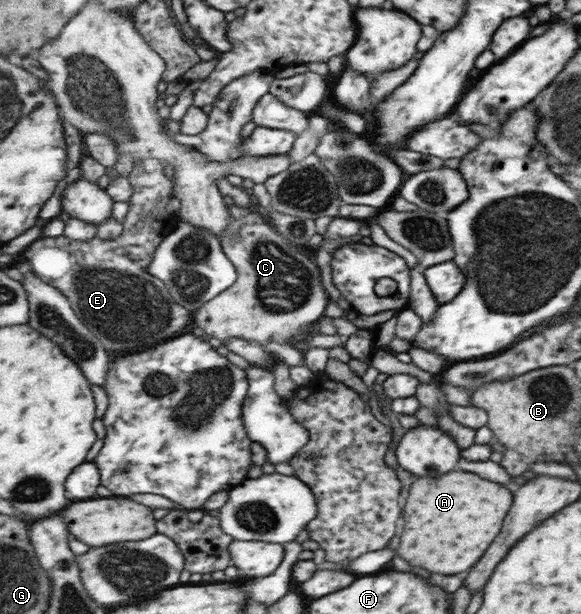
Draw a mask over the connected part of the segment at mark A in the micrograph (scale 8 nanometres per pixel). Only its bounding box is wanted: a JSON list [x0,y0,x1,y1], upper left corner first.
[395,472,511,574]

